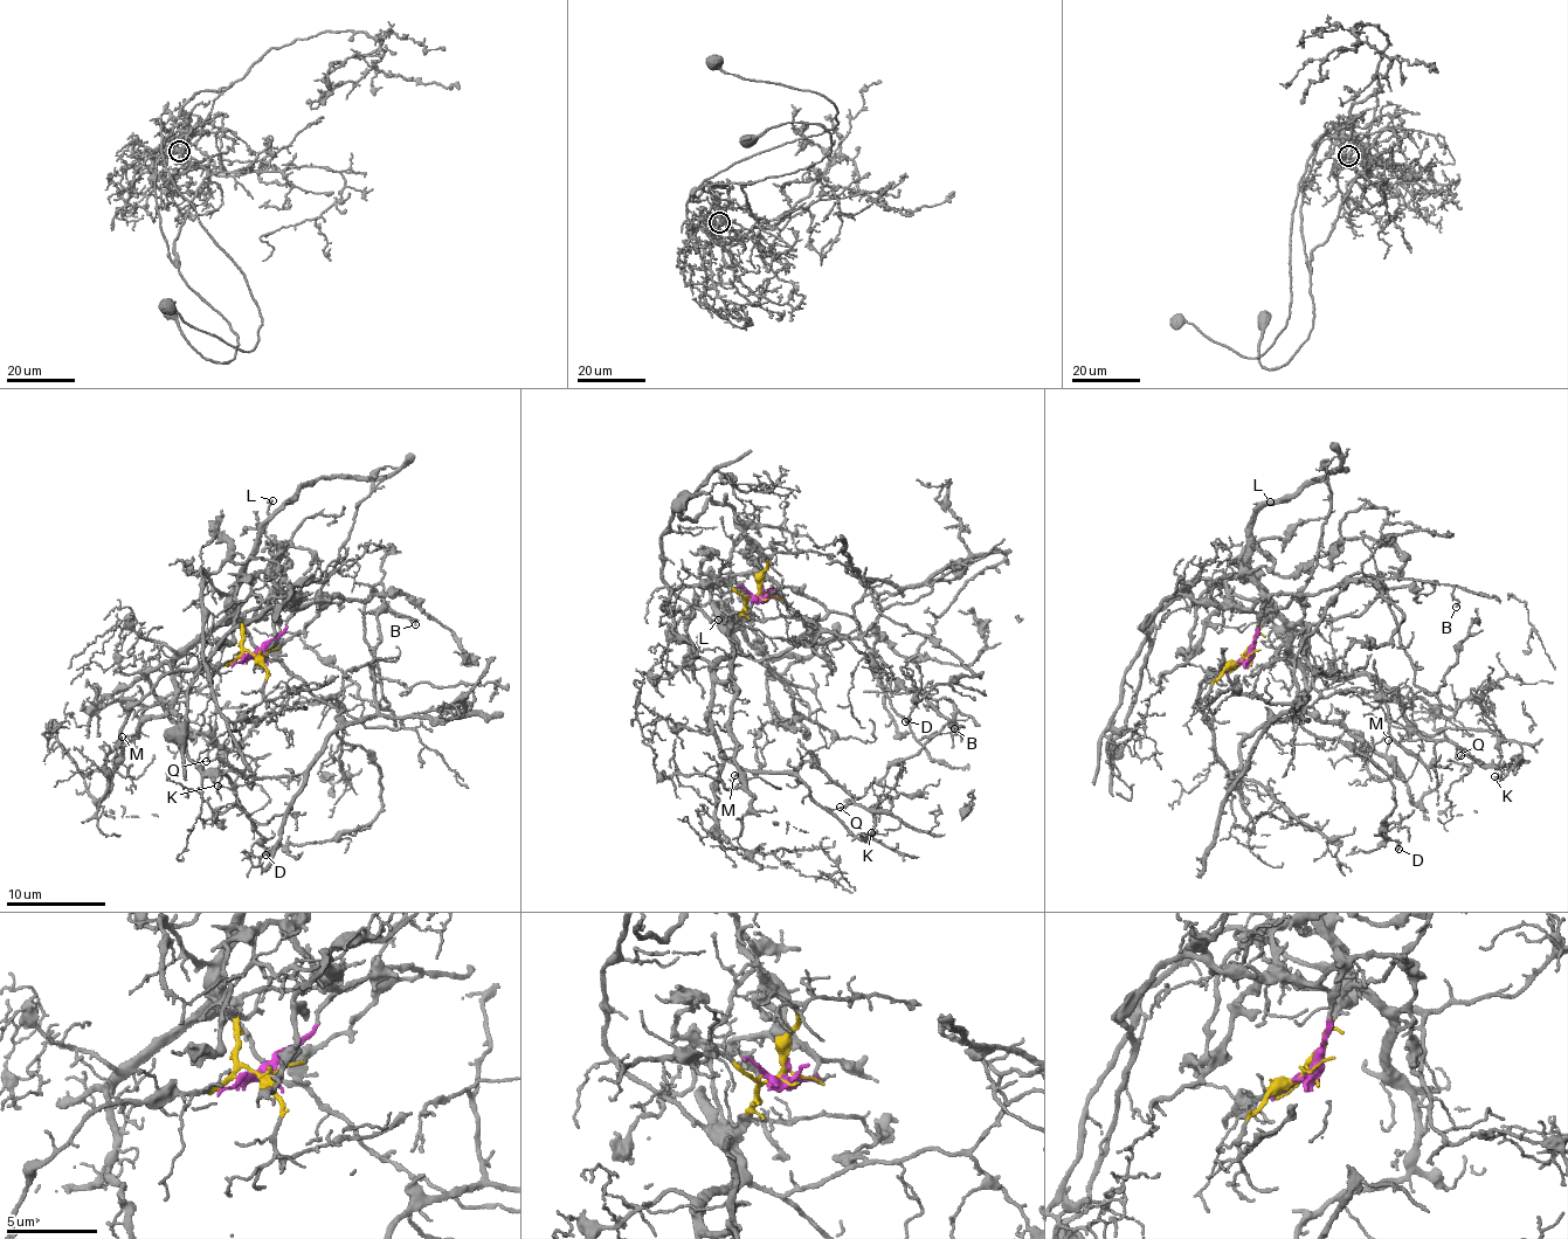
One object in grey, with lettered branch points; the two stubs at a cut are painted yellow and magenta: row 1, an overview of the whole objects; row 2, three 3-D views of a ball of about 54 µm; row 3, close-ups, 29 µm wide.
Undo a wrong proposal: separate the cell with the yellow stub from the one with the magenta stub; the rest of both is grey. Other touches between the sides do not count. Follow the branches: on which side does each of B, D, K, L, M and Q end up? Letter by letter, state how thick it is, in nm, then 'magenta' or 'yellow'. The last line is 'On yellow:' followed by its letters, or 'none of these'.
B: 110 nm thick; magenta
D: 150 nm thick; magenta
K: 120 nm thick; yellow
L: 130 nm thick; yellow
M: 130 nm thick; yellow
Q: 140 nm thick; yellow
On yellow: K, L, M, Q

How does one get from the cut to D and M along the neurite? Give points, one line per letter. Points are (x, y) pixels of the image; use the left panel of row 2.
D: (255, 655), (302, 606), (382, 599), (375, 711), (337, 731), (370, 750), (382, 811), (329, 841), (264, 853)
M: (255, 655), (243, 648), (243, 631), (226, 613), (178, 658), (172, 706), (144, 721), (121, 750), (121, 736)

